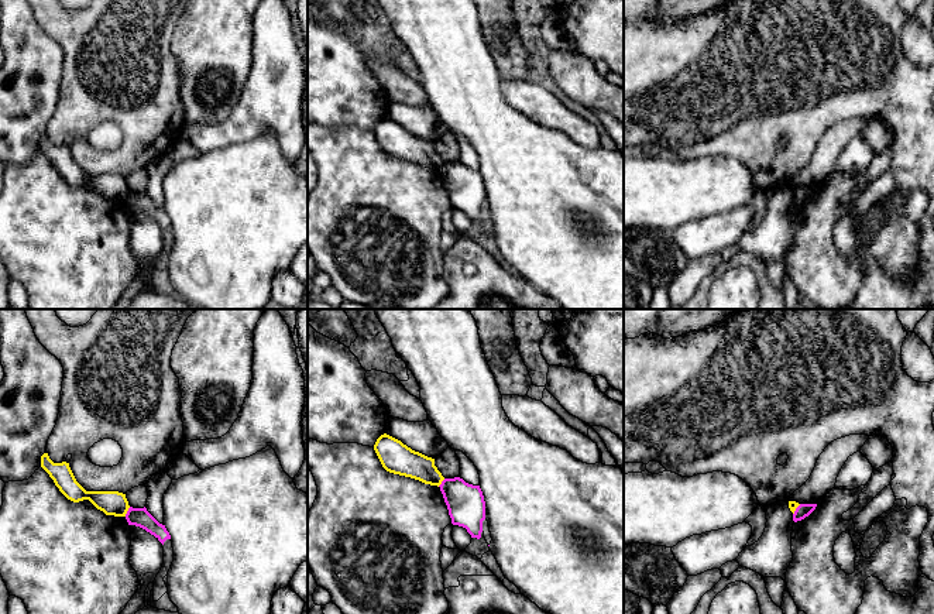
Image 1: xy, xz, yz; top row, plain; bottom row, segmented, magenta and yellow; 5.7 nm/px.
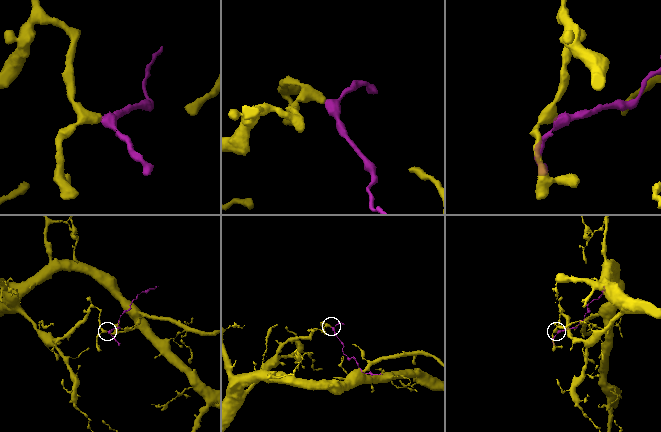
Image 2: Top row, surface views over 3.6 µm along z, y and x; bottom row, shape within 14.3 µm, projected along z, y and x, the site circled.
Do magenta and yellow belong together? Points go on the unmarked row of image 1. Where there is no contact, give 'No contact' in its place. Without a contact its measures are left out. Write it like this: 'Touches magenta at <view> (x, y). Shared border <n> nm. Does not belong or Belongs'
Touches magenta at xy (127, 195). Shared border 70 nm. Does not belong

